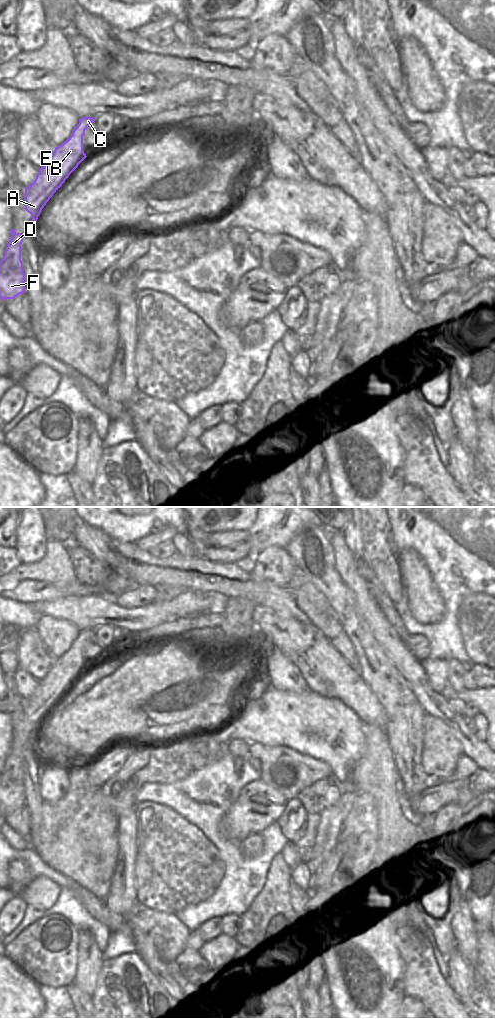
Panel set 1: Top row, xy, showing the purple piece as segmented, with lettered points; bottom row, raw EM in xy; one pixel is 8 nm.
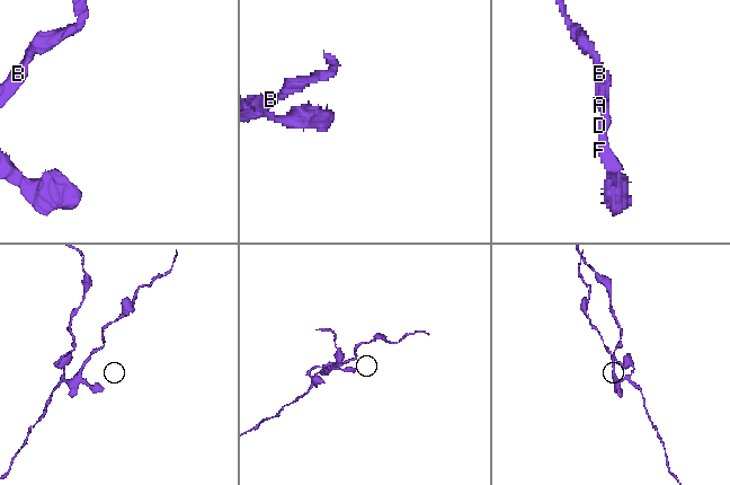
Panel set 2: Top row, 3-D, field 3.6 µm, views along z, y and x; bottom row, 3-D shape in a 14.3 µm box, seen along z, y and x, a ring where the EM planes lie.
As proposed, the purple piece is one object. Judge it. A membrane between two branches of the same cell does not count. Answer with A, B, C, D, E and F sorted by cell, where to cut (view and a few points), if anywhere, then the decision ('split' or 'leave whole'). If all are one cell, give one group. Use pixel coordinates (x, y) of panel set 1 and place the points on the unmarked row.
A B C D E F; no cut; leave whole

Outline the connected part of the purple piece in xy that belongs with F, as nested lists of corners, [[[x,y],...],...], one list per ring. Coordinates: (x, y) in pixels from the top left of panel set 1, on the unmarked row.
[[[11,742],[11,750],[0,773],[0,810],[14,811],[25,805],[25,786],[21,772],[21,756],[24,747]]]

